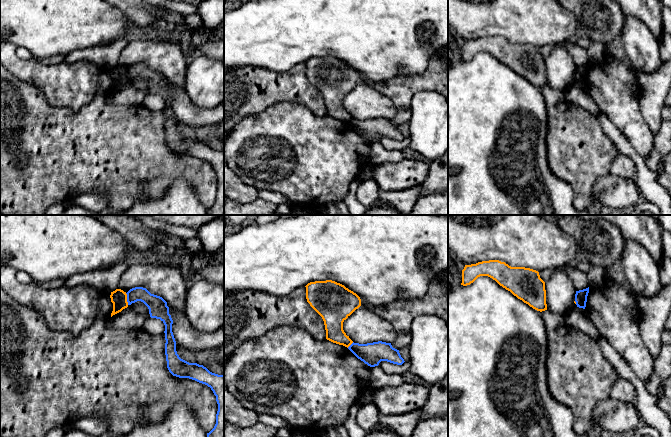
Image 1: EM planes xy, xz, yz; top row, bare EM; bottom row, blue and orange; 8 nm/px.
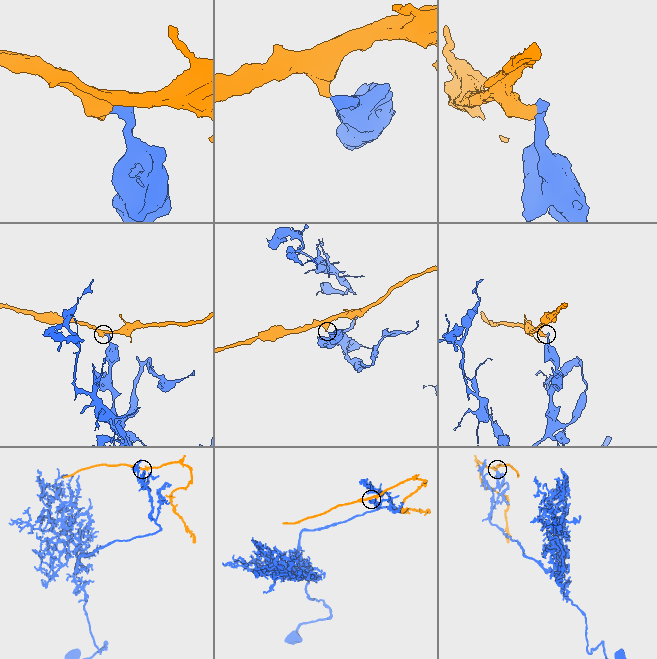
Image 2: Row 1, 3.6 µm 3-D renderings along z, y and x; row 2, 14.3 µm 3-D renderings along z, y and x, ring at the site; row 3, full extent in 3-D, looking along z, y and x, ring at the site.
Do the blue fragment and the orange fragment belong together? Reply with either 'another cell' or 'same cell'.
another cell

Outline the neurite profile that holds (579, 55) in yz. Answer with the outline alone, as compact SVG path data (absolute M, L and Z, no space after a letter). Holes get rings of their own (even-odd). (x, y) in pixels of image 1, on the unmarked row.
M572 40L566 42L566 48L569 54L572 56L572 60L577 67L589 63L587 49L580 47Z

